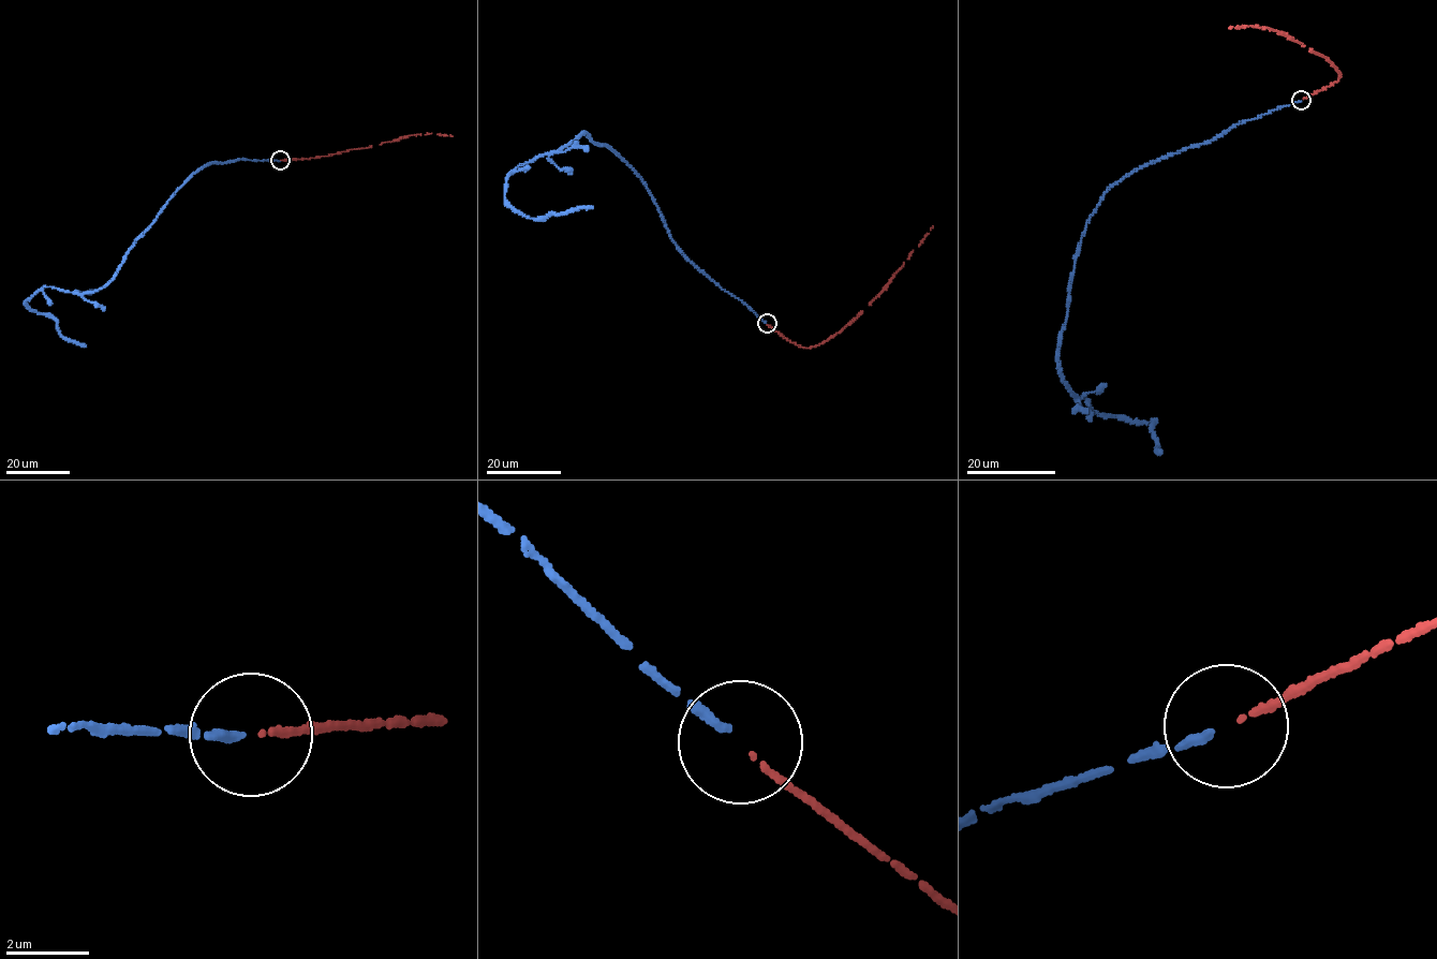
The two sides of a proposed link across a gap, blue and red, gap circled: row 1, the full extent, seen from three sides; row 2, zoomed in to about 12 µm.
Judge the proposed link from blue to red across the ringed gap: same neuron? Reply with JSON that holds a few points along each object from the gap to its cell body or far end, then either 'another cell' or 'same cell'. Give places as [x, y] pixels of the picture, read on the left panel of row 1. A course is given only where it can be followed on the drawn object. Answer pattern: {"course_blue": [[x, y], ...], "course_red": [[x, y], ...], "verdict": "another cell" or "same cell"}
{"course_blue": [[280, 161], [198, 168], [103, 286], [82, 293], [42, 288], [25, 301], [86, 347]], "course_red": [[281, 160], [338, 153], [406, 136], [431, 133], [452, 135]], "verdict": "same cell"}

